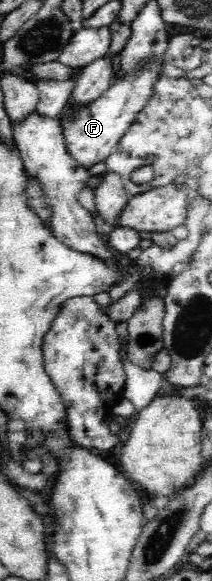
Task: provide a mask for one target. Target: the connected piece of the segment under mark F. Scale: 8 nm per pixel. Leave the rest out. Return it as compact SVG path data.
M145 61L133 73L115 79L100 98L75 108L70 116L65 116L60 121L69 155L72 155L80 166L91 167L109 157L119 140L133 127L134 117L153 95L156 79L163 75L163 64L164 61Z

